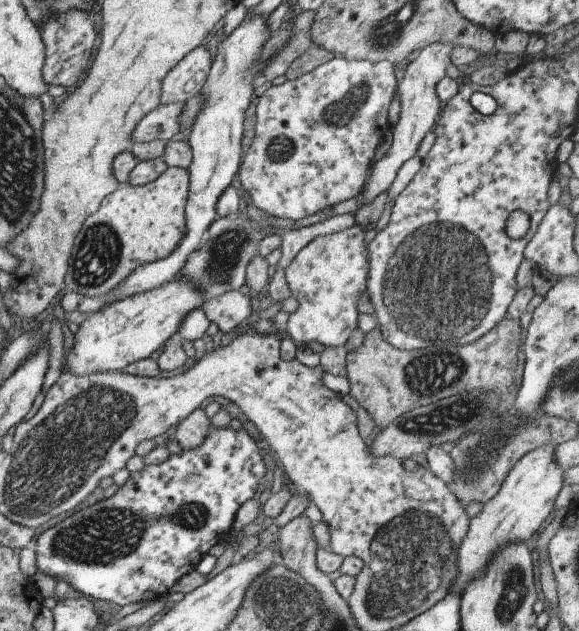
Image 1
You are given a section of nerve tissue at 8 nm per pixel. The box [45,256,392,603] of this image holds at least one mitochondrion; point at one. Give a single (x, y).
(109, 534)

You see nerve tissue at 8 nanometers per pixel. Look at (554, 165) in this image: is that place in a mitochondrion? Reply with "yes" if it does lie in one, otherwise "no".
no

